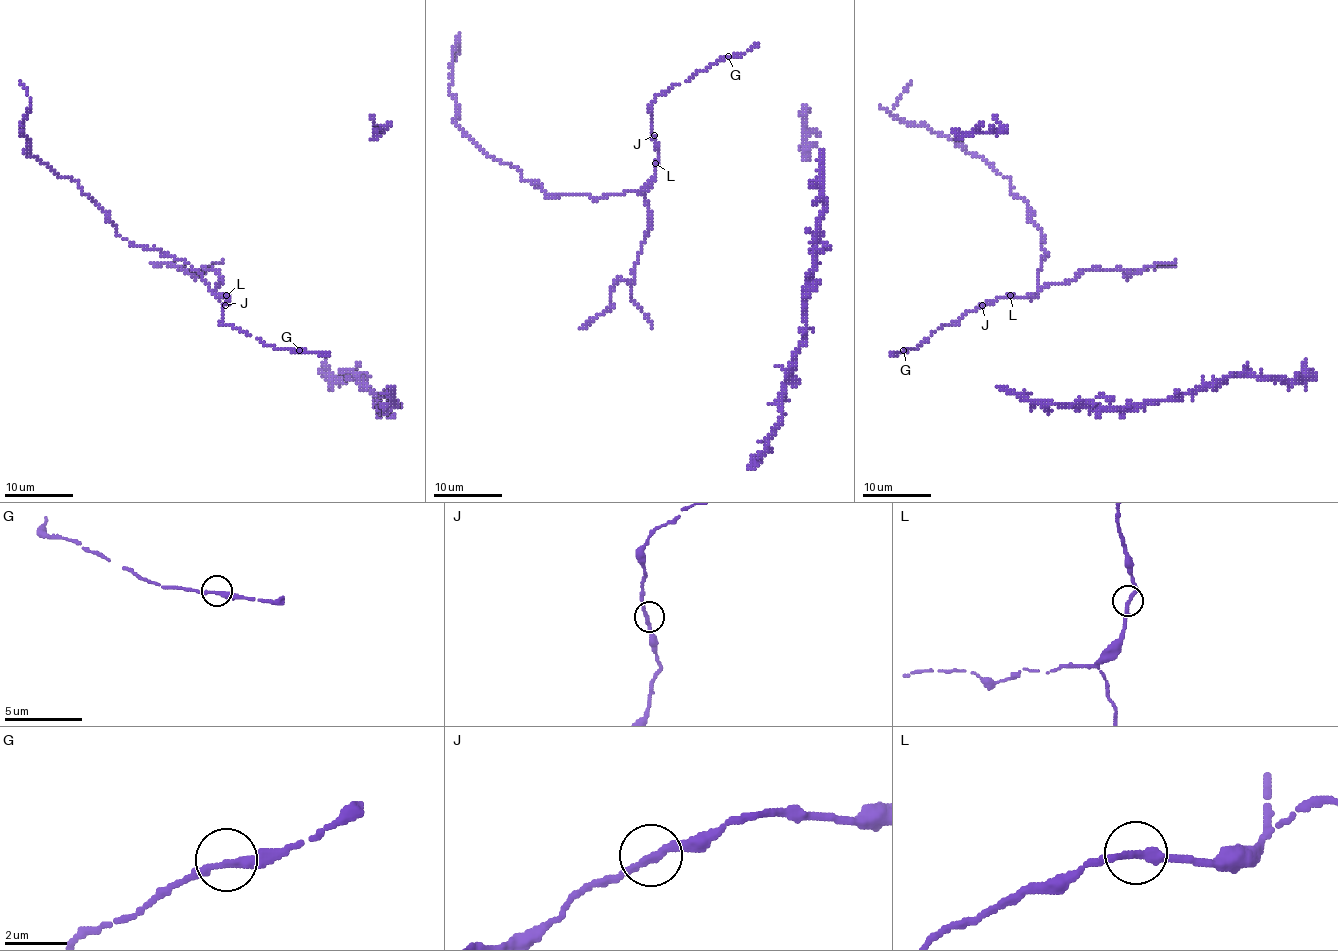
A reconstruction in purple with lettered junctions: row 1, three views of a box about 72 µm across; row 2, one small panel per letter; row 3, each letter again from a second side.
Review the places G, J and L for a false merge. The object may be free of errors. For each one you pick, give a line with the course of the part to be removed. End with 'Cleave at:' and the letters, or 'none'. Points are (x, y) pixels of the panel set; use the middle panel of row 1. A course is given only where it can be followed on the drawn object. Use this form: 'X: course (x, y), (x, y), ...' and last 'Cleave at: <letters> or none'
Cleave at: none

